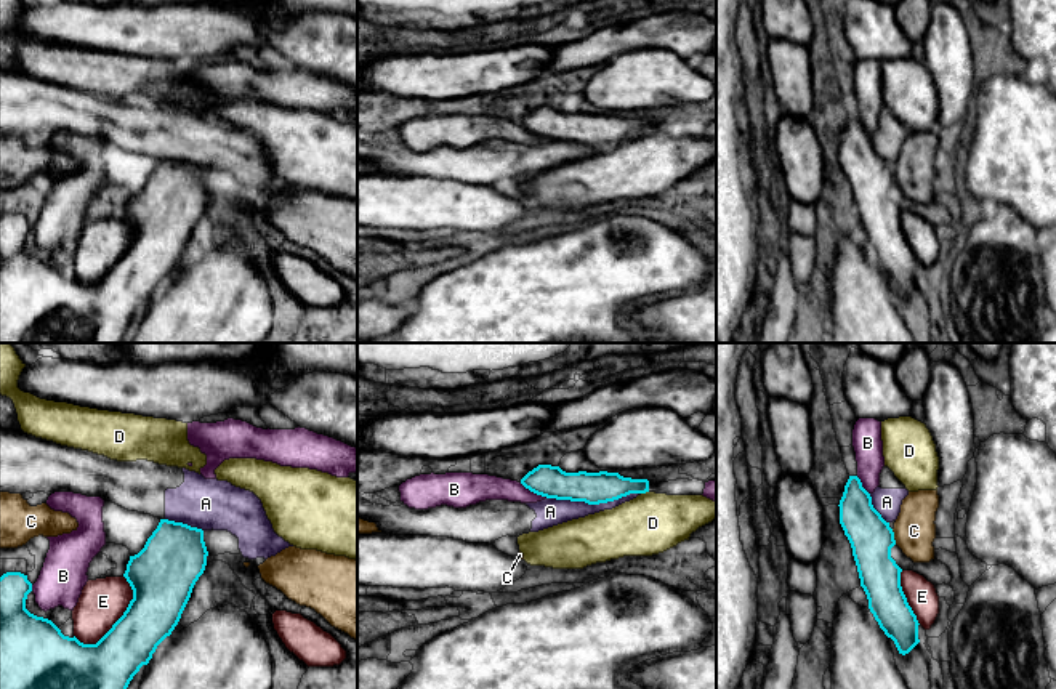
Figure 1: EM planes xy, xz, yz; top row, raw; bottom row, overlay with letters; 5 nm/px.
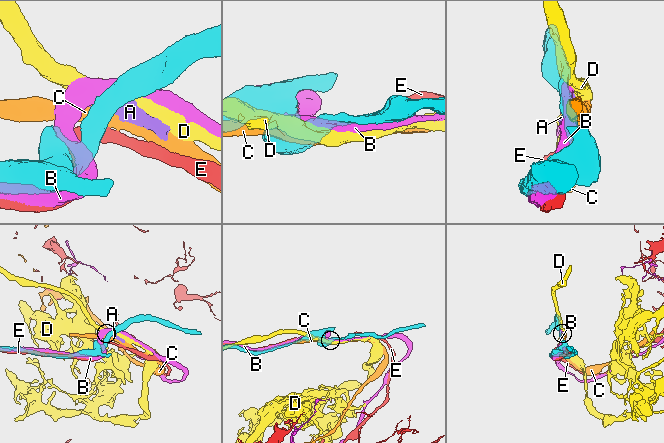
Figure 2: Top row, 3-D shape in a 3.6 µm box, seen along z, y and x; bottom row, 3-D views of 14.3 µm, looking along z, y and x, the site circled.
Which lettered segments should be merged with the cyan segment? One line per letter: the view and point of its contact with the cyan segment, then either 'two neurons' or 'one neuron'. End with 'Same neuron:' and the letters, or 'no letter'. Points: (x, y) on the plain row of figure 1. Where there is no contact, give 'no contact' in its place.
A: xz (593, 145) | two neurons
B: xz (534, 133) | two neurons
C: yz (893, 178) | two neurons
D: xz (644, 133) | two neurons
E: xy (120, 258) | two neurons
Same neuron: no letter

